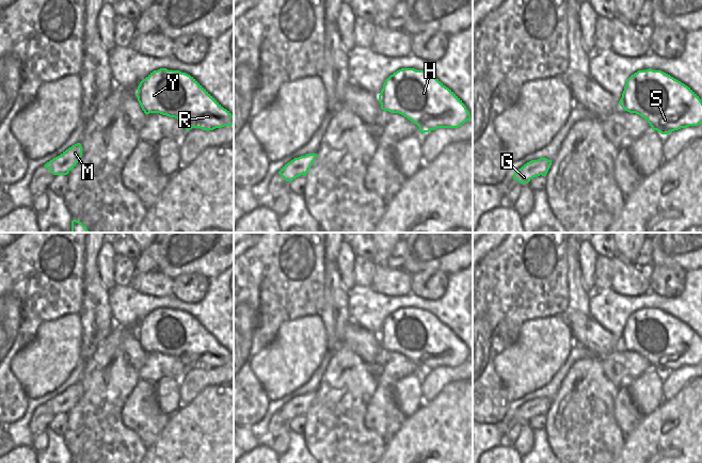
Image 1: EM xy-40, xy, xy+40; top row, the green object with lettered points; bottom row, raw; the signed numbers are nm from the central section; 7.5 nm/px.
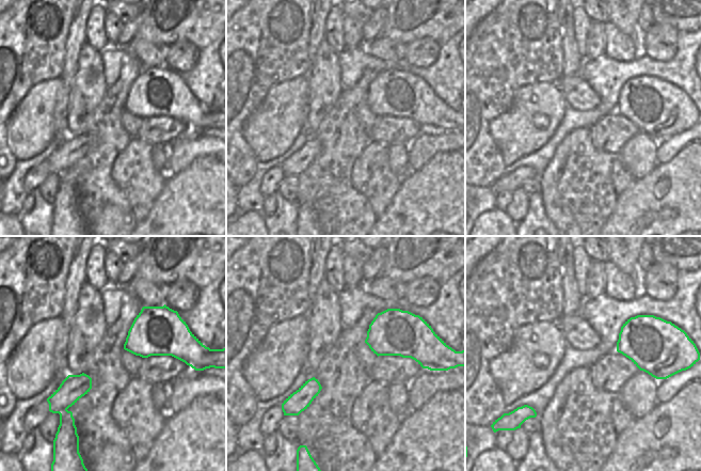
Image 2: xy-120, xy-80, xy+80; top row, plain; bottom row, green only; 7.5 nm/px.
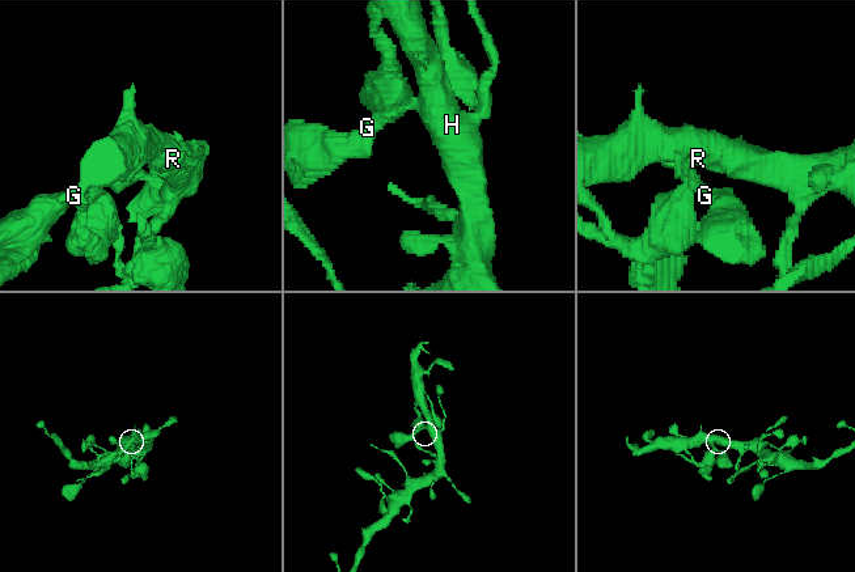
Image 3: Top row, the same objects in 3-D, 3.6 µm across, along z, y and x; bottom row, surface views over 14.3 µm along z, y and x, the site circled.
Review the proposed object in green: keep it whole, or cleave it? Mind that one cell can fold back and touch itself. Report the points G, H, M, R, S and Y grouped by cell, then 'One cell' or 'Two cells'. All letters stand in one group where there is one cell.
Groups: G H M R S Y. One cell.

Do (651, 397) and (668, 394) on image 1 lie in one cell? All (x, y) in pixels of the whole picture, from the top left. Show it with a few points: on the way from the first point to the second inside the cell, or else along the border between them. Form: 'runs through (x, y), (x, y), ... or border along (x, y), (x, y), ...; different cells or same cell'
border along (661, 373), (663, 400); different cells

